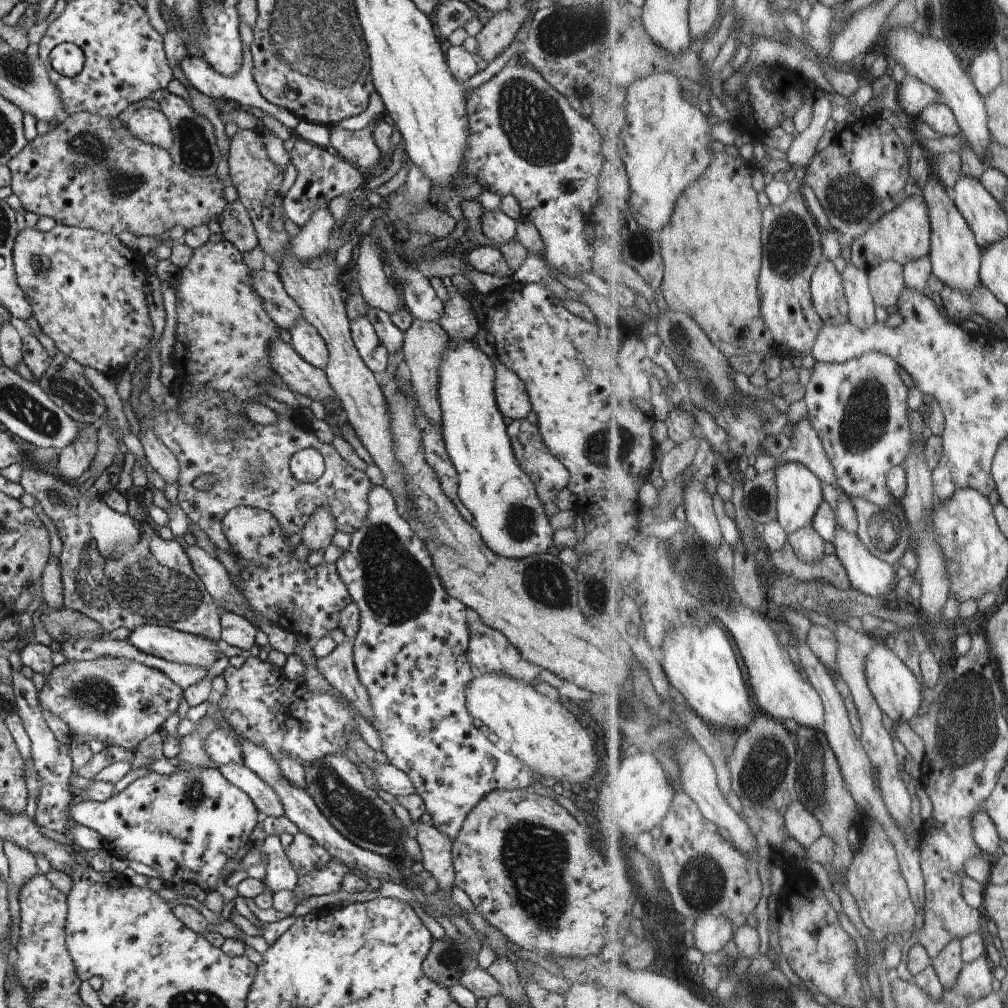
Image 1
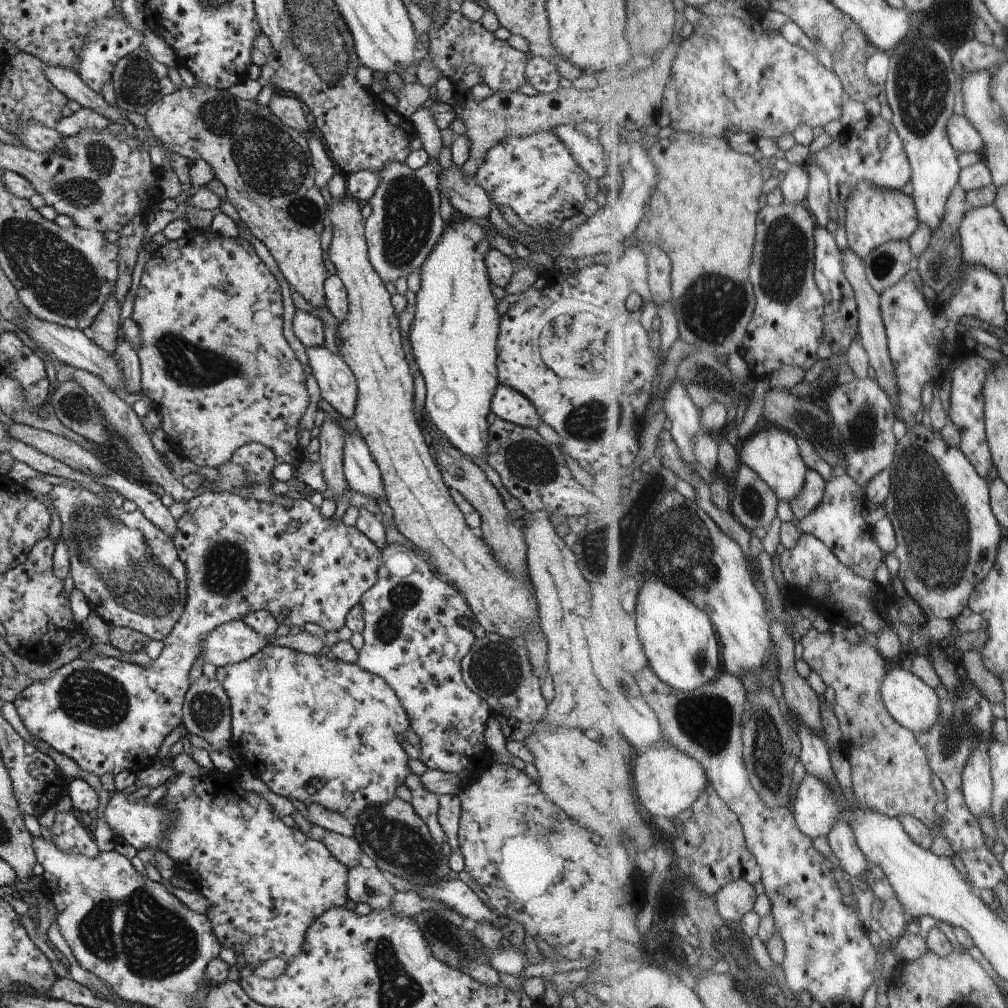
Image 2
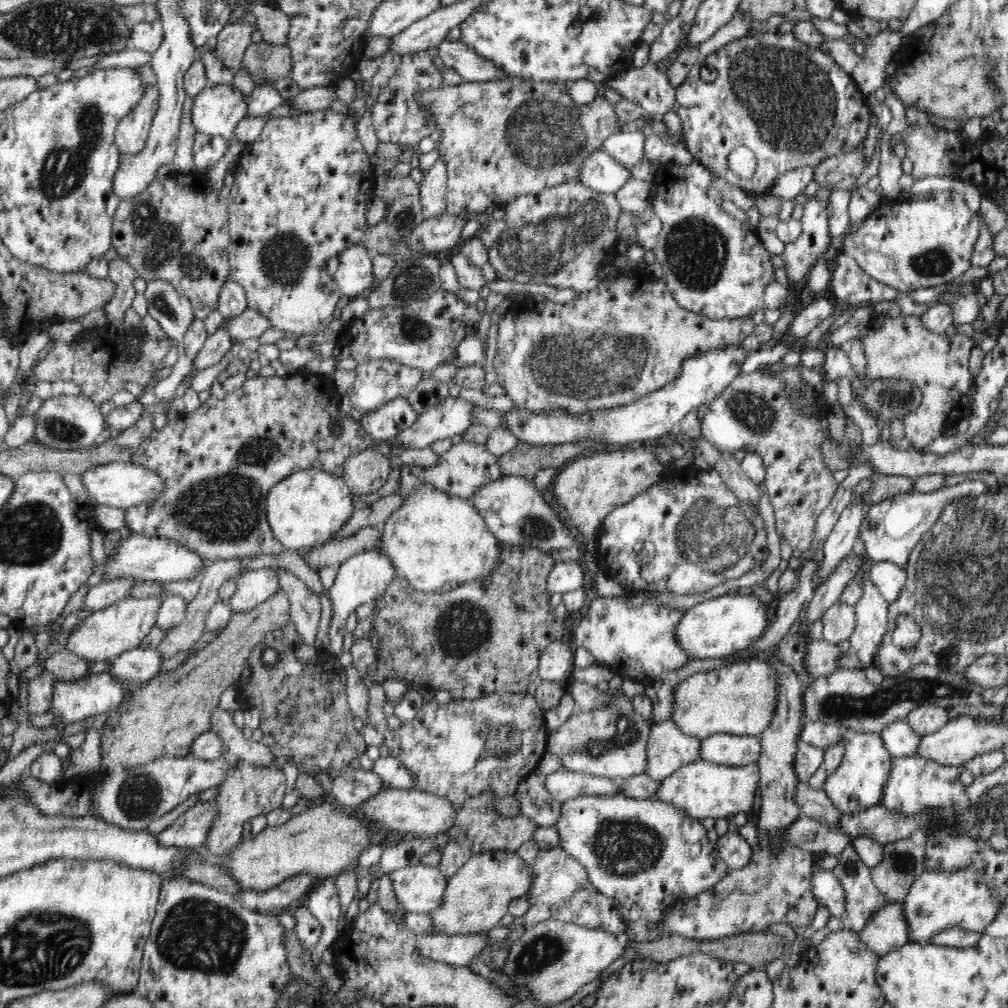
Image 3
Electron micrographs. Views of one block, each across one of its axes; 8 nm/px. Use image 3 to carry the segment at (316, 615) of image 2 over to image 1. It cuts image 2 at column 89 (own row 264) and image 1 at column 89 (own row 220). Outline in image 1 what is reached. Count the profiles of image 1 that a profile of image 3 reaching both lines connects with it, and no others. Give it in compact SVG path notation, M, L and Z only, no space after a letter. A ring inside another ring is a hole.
M102 657L93 661L68 661L64 665L54 666L43 689L37 692L37 699L44 711L58 715L62 722L67 723L72 737L81 736L86 742L96 738L102 743L110 742L128 749L137 748L145 738L156 731L161 732L164 722L177 712L183 692L184 689L162 670L125 658Z

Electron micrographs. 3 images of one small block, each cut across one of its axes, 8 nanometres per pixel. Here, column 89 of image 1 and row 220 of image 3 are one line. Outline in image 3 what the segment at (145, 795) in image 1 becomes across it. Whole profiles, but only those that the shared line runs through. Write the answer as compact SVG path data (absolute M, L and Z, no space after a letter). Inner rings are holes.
M814 197L808 199L804 205L803 215L801 216L802 234L790 244L785 244L785 249L781 256L784 260L784 268L789 282L800 282L808 272L811 271L812 266L818 260L825 260L828 257L828 250L830 250L830 240L832 236L829 231L827 207L824 206Z

